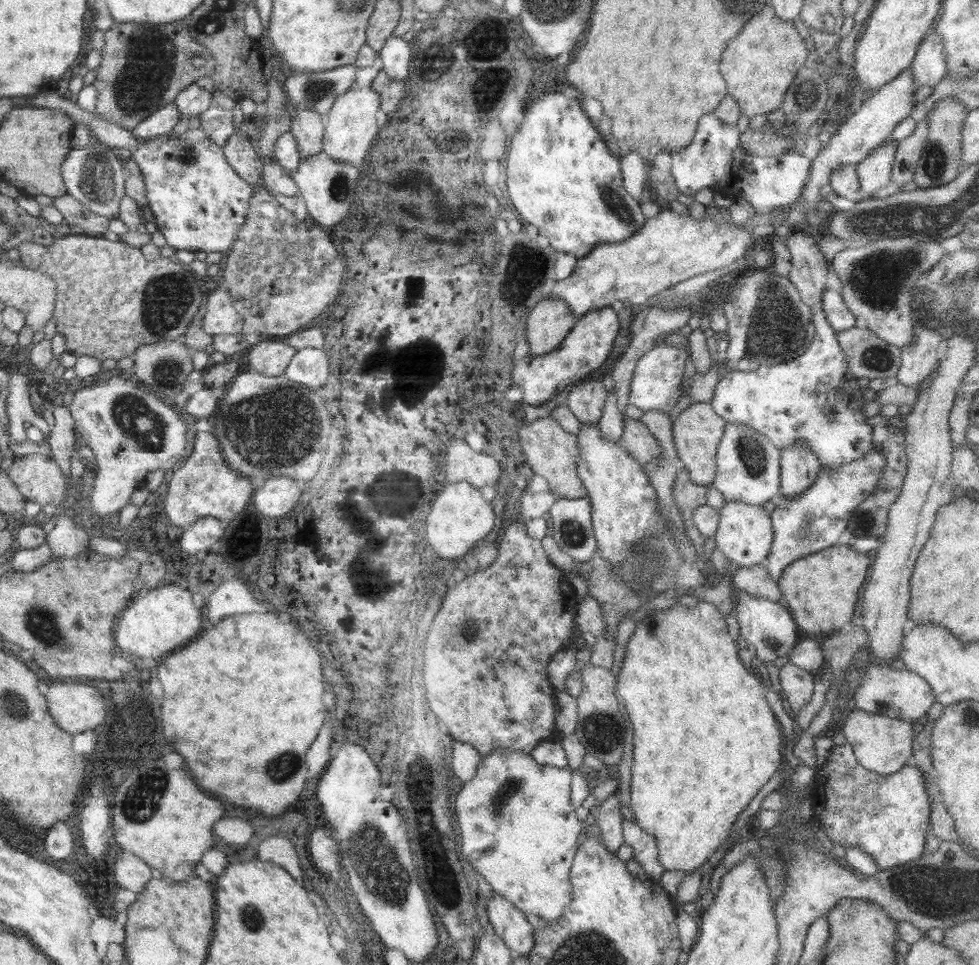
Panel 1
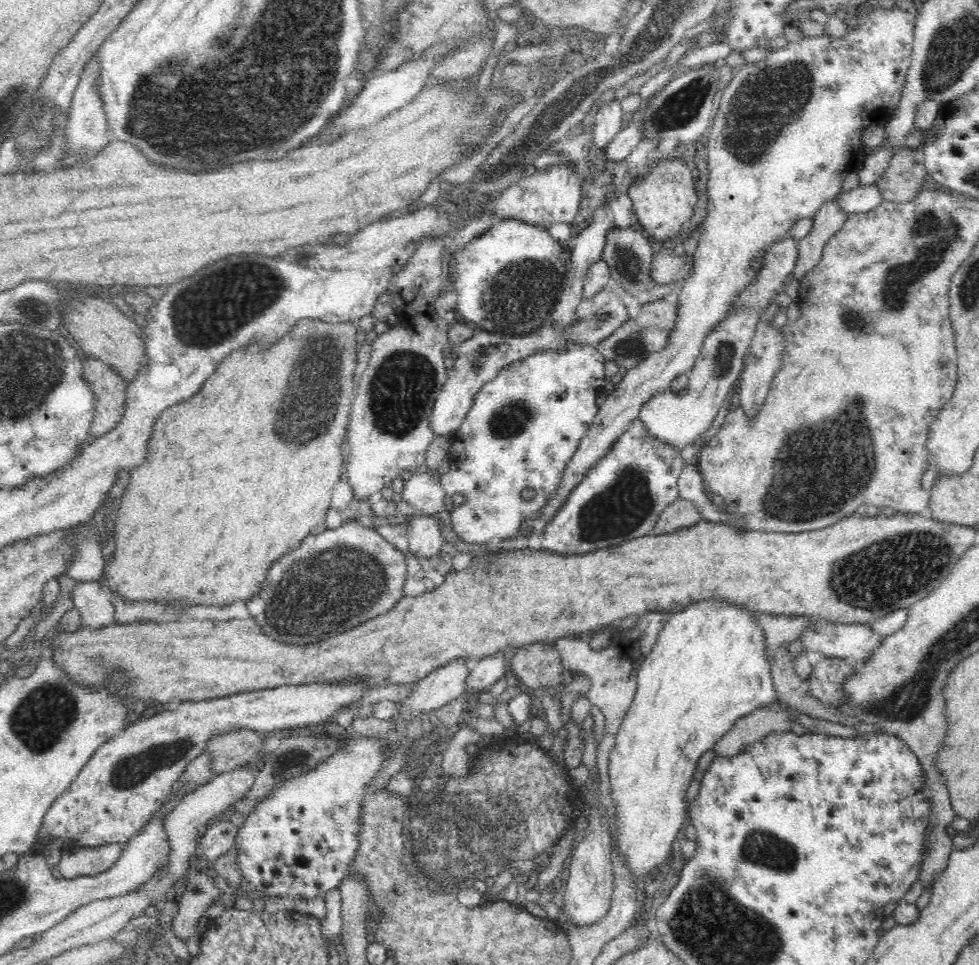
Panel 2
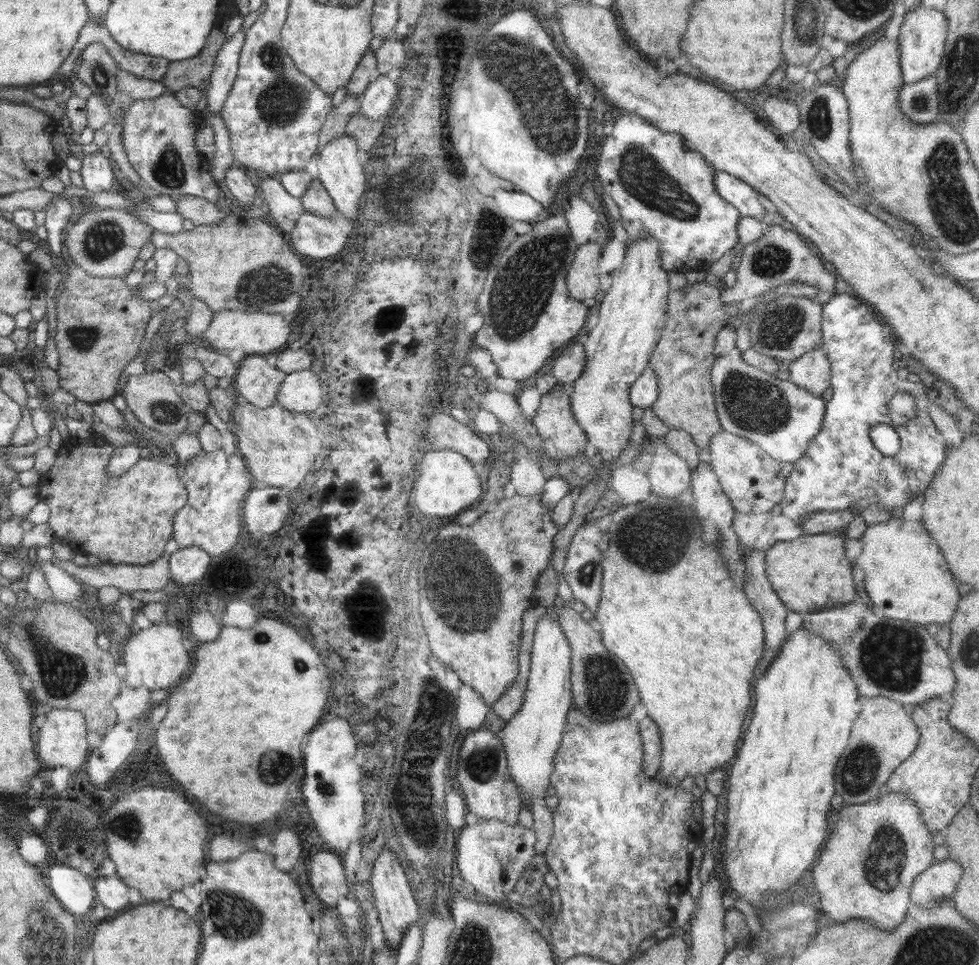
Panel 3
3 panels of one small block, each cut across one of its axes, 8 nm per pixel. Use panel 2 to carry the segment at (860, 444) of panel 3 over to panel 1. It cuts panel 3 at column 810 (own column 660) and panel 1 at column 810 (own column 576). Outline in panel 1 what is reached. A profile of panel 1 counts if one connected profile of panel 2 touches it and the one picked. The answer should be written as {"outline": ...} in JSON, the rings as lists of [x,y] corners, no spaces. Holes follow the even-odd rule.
{"outline":[[[876,446],[876,449],[868,451],[863,457],[841,464],[837,469],[832,469],[831,471],[821,470],[817,479],[813,482],[814,484],[806,492],[802,492],[802,494],[796,495],[794,498],[788,498],[784,495],[780,497],[778,504],[776,504],[772,513],[769,514],[774,536],[769,553],[763,563],[764,568],[776,584],[781,577],[784,567],[791,562],[839,544],[838,538],[847,529],[855,508],[876,489],[876,485],[878,485],[881,479],[882,471],[886,468],[886,457],[880,451],[880,447],[882,446]]]}

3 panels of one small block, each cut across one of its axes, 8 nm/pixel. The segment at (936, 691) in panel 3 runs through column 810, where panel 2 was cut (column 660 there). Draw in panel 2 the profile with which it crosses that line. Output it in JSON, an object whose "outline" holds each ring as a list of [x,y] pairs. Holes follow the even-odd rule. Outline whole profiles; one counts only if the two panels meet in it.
{"outline":[[[646,613],[637,618],[635,627],[629,631],[622,631],[622,620],[611,638],[611,643],[602,650],[594,650],[585,637],[569,638],[560,637],[554,642],[554,648],[558,651],[563,666],[572,672],[585,674],[592,686],[587,694],[587,698],[594,707],[598,706],[601,714],[605,718],[603,739],[597,748],[596,767],[599,773],[598,791],[600,804],[602,807],[609,806],[611,800],[611,784],[609,781],[608,764],[612,750],[616,747],[616,734],[620,730],[621,723],[625,715],[633,704],[637,692],[637,671],[640,670],[642,662],[646,660],[650,650],[662,630],[664,623],[670,617],[667,613]]]}

